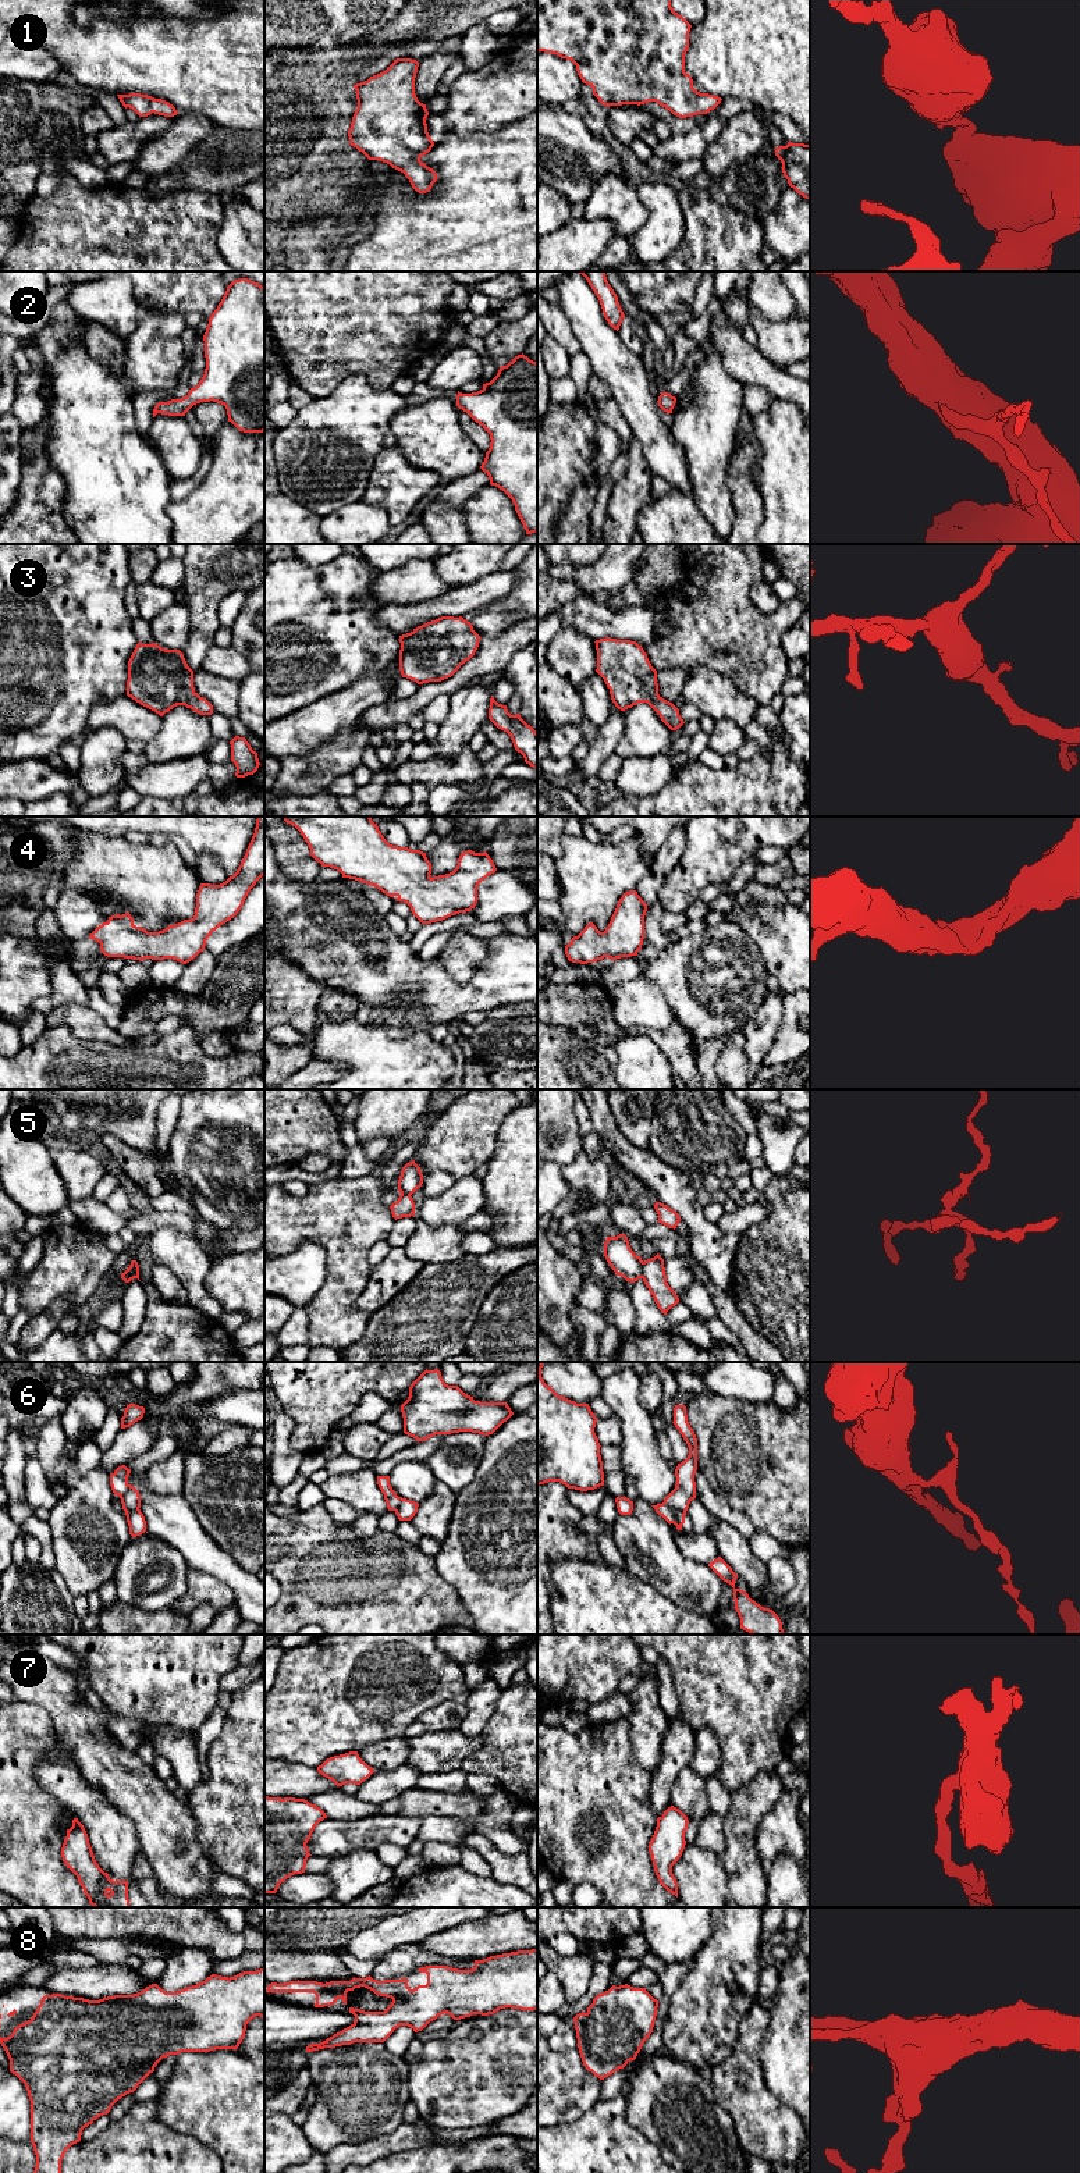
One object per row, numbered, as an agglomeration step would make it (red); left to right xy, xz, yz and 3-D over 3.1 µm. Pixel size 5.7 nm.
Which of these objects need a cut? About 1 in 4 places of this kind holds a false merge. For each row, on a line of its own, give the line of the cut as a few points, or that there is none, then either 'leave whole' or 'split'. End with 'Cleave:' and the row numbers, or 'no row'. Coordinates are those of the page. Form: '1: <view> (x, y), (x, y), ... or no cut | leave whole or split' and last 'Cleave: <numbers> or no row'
1: no cut | leave whole
2: no cut | leave whole
3: no cut | leave whole
4: no cut | leave whole
5: yz (645, 1262), (640, 1277) | split
6: yz (663, 1503), (668, 1504), (684, 1519) | split
7: no cut | leave whole
8: no cut | leave whole
Cleave: 5, 6

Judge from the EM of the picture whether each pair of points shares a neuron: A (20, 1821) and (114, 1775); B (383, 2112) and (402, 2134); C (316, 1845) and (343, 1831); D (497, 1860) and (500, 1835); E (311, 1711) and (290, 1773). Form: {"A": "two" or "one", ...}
{"A": "two", "B": "two", "C": "one", "D": "two", "E": "two"}

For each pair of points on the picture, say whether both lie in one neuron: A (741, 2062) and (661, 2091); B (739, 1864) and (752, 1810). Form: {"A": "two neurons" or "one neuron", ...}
{"A": "two neurons", "B": "one neuron"}

